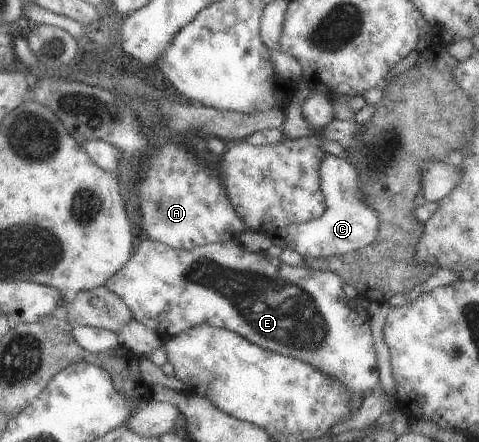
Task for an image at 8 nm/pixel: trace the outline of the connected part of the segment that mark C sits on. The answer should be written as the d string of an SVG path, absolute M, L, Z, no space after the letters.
M324 154L317 168L317 182L325 205L324 213L304 223L293 223L286 227L270 230L264 236L273 240L280 248L298 253L302 258L318 261L336 258L373 243L377 234L378 217L359 192L356 170L346 161Z

